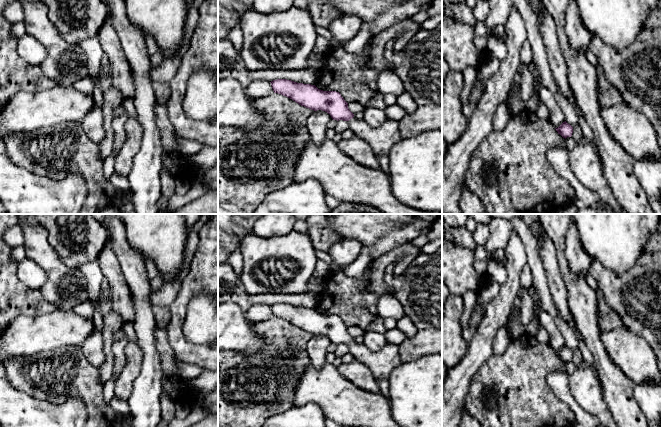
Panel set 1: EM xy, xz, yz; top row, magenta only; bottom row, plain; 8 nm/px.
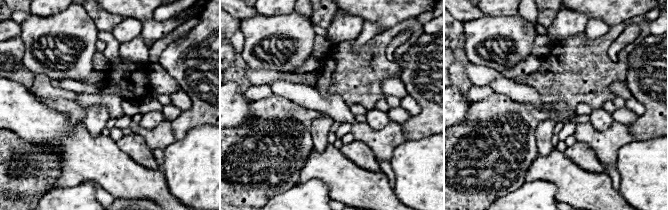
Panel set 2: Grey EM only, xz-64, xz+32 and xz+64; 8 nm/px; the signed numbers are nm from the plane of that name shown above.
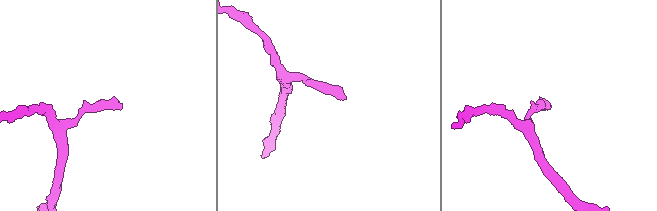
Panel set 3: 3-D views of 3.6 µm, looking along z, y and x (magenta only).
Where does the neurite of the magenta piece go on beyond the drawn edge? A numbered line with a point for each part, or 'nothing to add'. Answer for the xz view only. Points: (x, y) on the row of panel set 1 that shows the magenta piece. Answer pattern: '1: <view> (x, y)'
1: xz (381, 139)

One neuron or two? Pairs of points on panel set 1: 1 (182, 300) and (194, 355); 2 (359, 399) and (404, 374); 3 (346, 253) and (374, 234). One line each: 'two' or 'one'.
1: one
2: two
3: two

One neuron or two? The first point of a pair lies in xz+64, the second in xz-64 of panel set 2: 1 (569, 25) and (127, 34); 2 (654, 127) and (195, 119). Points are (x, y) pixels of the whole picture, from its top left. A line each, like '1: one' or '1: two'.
1: one
2: one

